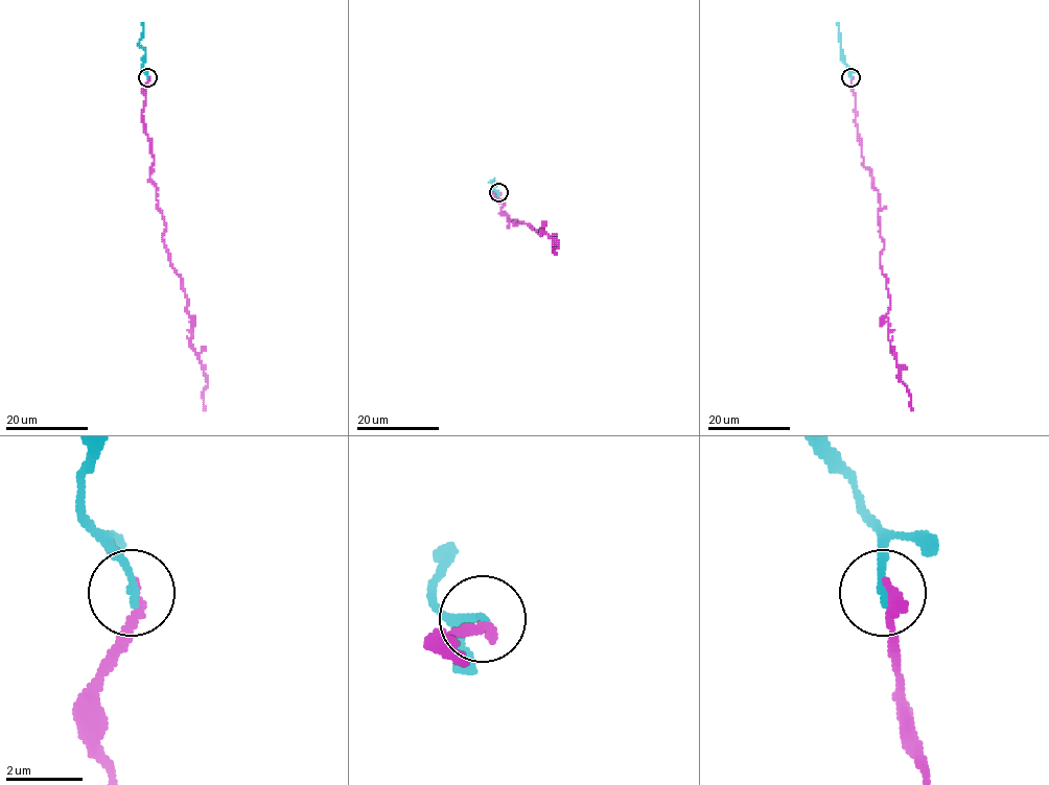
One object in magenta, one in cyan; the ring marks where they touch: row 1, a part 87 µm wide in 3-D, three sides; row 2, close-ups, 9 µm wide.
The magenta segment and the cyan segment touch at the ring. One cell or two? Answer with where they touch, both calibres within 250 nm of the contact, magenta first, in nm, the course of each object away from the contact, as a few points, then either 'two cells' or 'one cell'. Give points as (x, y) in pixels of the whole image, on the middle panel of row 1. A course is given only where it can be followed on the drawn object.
place (498, 192); calibres 240 and 200 nm; course magenta (499, 192), (493, 197), (505, 205), (502, 213), (507, 220), (543, 230), (557, 241), (556, 255); course cyan (499, 192), (494, 190), (496, 184), (490, 182), (494, 179); one cell

